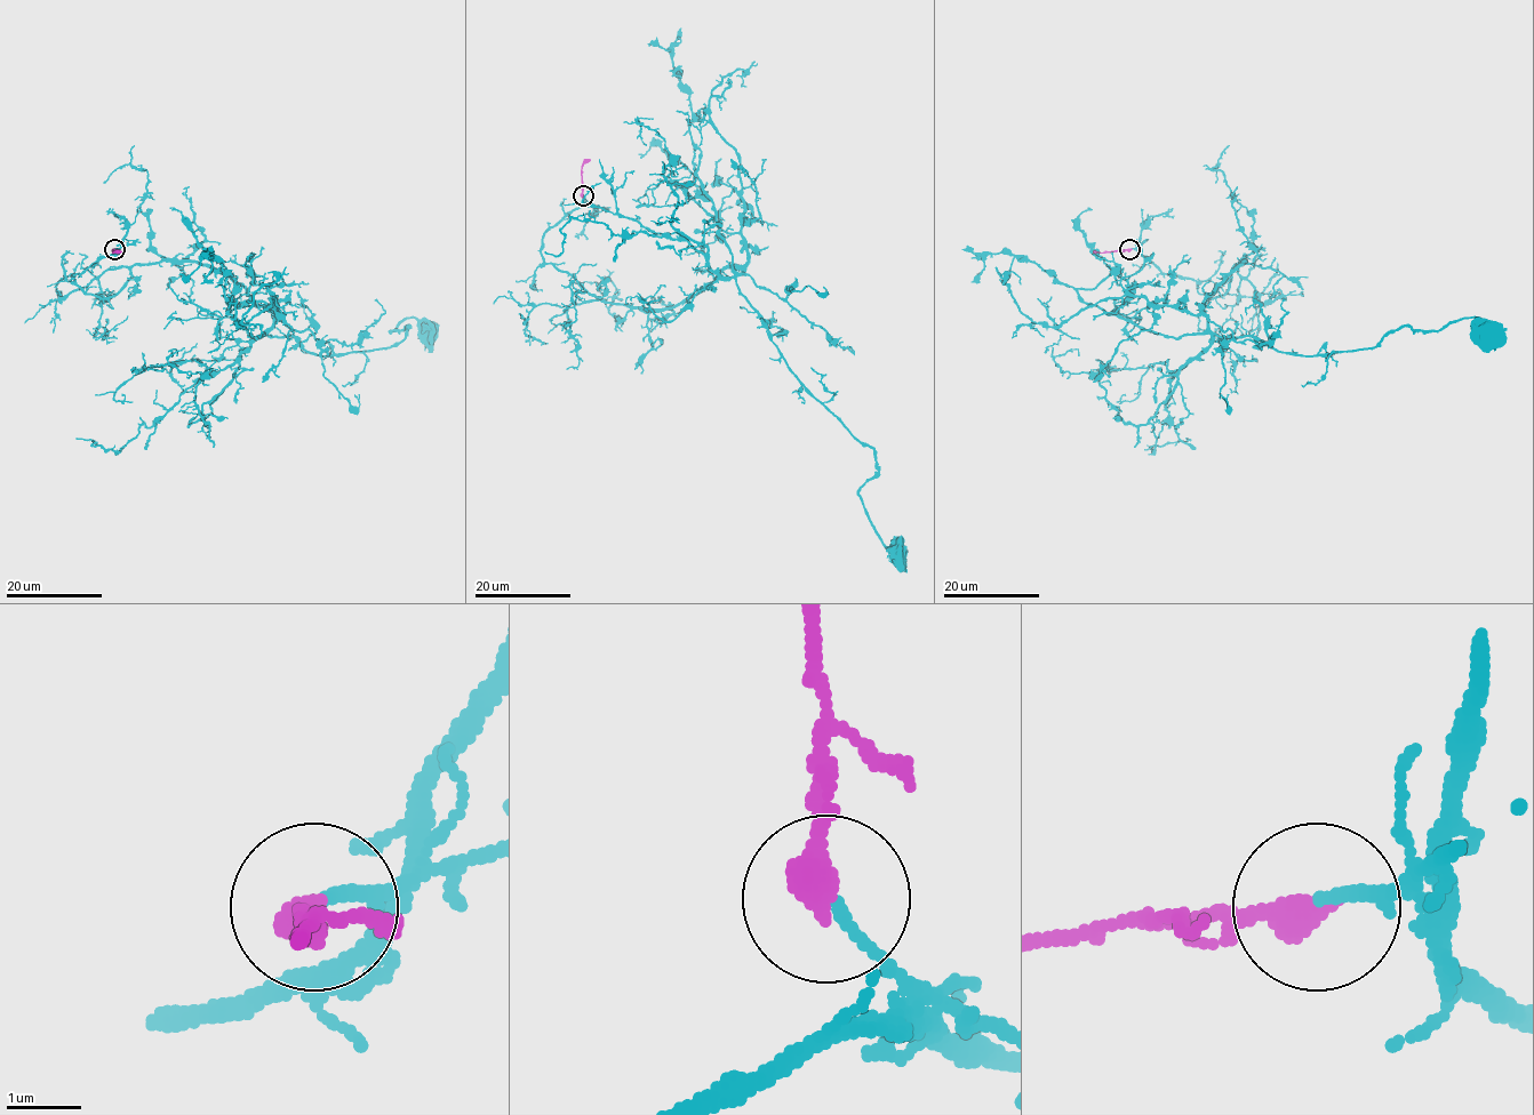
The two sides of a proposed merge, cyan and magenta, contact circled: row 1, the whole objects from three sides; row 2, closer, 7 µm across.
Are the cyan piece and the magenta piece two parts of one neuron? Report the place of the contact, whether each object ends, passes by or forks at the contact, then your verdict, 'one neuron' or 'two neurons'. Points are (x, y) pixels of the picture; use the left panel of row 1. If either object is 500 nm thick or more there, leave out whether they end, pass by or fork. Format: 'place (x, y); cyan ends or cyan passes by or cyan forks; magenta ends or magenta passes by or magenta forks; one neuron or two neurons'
place (114, 249); cyan ends; magenta ends; one neuron

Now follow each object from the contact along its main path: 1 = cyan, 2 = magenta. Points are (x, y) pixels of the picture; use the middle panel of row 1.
1: (583, 195), (545, 233), (544, 262), (646, 309), (737, 269), (789, 369), (875, 450), (859, 496), (897, 554)
2: (582, 195), (581, 167), (590, 159)

